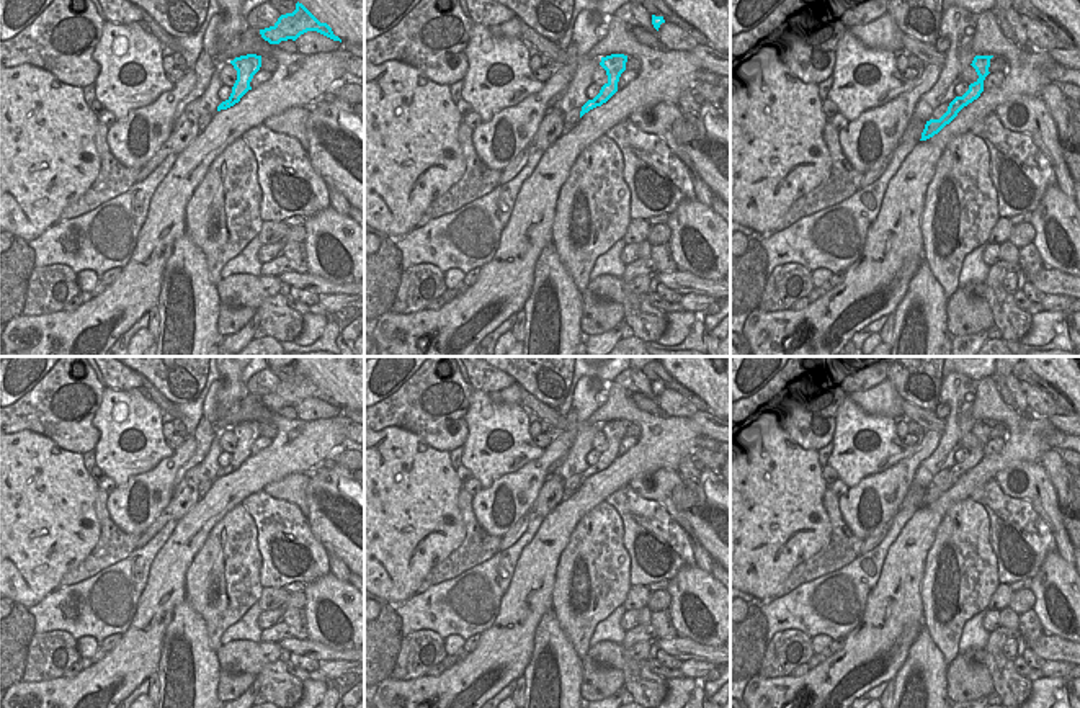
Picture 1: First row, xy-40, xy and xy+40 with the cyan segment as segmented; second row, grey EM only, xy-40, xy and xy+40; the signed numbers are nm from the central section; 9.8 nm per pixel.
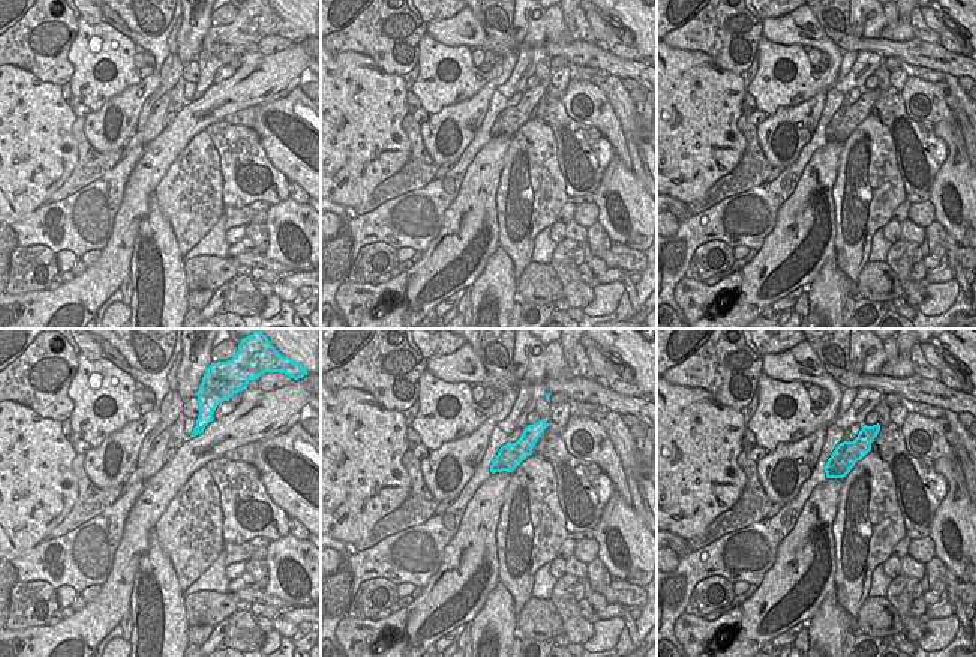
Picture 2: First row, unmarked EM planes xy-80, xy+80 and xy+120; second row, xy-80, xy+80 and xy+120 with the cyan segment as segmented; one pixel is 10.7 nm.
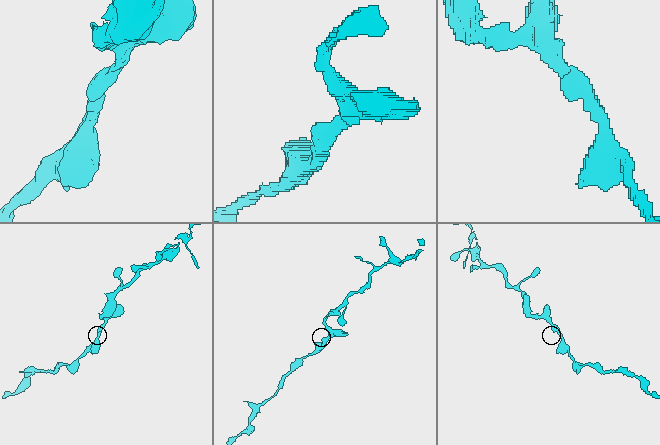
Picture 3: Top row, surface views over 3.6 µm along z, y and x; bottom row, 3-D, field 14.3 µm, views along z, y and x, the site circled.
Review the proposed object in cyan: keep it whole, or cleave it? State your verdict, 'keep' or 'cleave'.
keep

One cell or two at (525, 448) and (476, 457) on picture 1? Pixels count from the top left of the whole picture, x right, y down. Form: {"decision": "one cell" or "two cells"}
{"decision": "one cell"}

